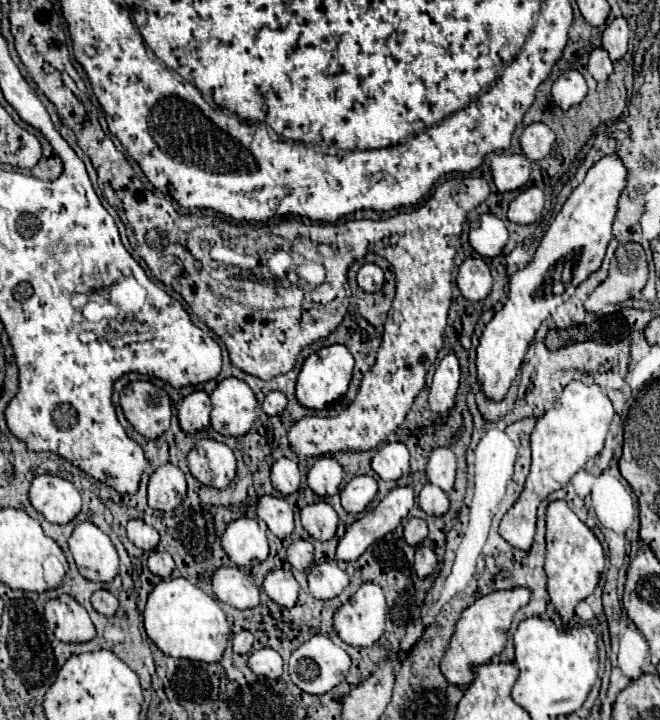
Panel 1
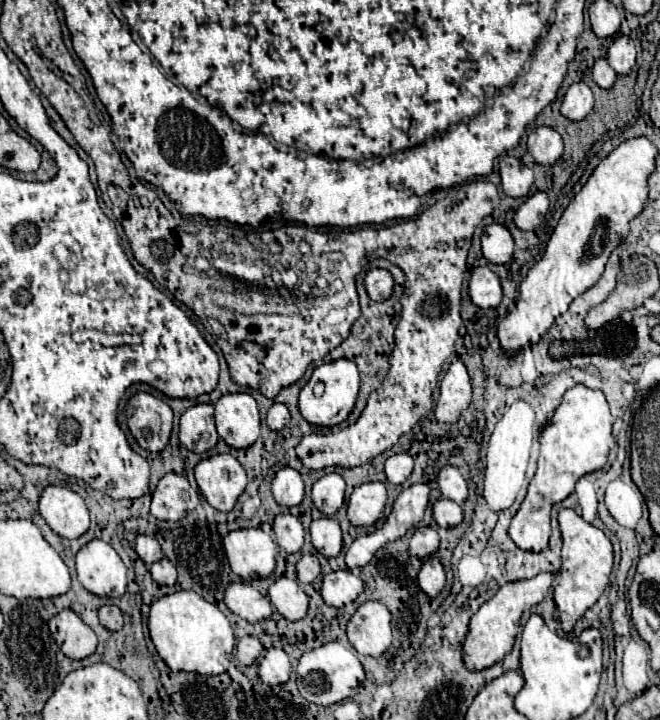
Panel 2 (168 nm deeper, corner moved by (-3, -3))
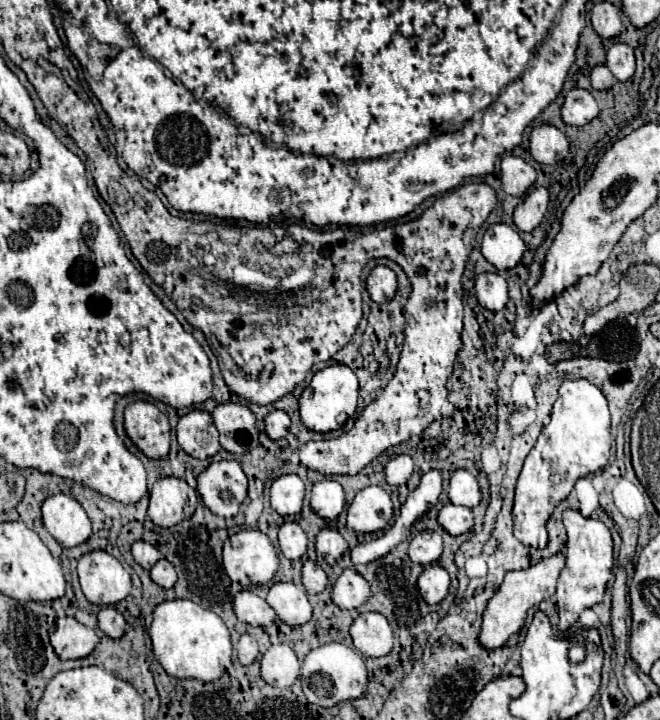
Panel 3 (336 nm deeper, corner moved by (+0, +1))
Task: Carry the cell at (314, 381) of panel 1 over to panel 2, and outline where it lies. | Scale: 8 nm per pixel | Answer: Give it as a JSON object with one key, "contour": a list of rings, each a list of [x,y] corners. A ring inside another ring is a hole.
{"contour":[[[341,358],[329,364],[321,364],[313,370],[309,382],[303,386],[299,394],[299,412],[309,424],[331,428],[347,420],[357,402],[357,394],[359,394],[359,372],[355,362]]]}

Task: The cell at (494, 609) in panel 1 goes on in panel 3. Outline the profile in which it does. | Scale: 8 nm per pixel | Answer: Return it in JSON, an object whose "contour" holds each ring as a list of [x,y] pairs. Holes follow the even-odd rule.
{"contour":[[[556,554],[556,556],[542,560],[526,570],[508,572],[504,582],[500,584],[500,588],[494,592],[494,596],[488,600],[488,604],[484,608],[482,628],[480,628],[480,636],[478,636],[482,648],[496,650],[496,648],[506,646],[508,638],[514,636],[522,628],[528,608],[536,606],[542,600],[548,600],[556,592],[556,580],[558,580],[558,574],[562,568],[564,568],[564,556]]]}

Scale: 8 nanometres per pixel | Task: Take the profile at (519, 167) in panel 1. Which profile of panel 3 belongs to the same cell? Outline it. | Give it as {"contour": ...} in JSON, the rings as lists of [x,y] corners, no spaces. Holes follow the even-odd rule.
{"contour":[[[504,154],[502,156],[502,190],[512,196],[522,196],[536,180],[536,170],[522,158]]]}

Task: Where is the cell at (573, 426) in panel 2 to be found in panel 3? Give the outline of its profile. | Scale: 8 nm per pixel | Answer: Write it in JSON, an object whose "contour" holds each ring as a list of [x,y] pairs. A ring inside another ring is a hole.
{"contour":[[[566,380],[558,394],[560,396],[550,414],[550,424],[544,426],[536,446],[526,456],[516,486],[512,510],[514,532],[522,544],[532,548],[544,548],[548,544],[546,522],[552,510],[568,498],[574,482],[586,474],[602,470],[610,456],[610,412],[604,394],[588,380]]]}

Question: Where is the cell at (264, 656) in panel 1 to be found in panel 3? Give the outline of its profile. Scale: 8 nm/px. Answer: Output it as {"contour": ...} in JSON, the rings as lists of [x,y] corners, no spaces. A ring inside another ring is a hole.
{"contour":[[[270,646],[260,660],[260,672],[266,684],[276,688],[288,688],[300,674],[300,660],[290,646]]]}

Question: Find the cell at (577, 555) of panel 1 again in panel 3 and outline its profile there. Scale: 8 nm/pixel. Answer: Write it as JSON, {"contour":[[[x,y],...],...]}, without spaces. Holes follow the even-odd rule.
{"contour":[[[564,510],[562,512],[564,528],[568,532],[568,542],[566,542],[566,566],[564,572],[560,572],[558,586],[556,586],[556,606],[560,614],[560,632],[568,630],[580,616],[582,610],[592,608],[598,604],[604,596],[606,584],[612,576],[612,566],[614,566],[614,556],[612,556],[612,536],[610,530],[594,518],[584,518],[578,510]]]}

